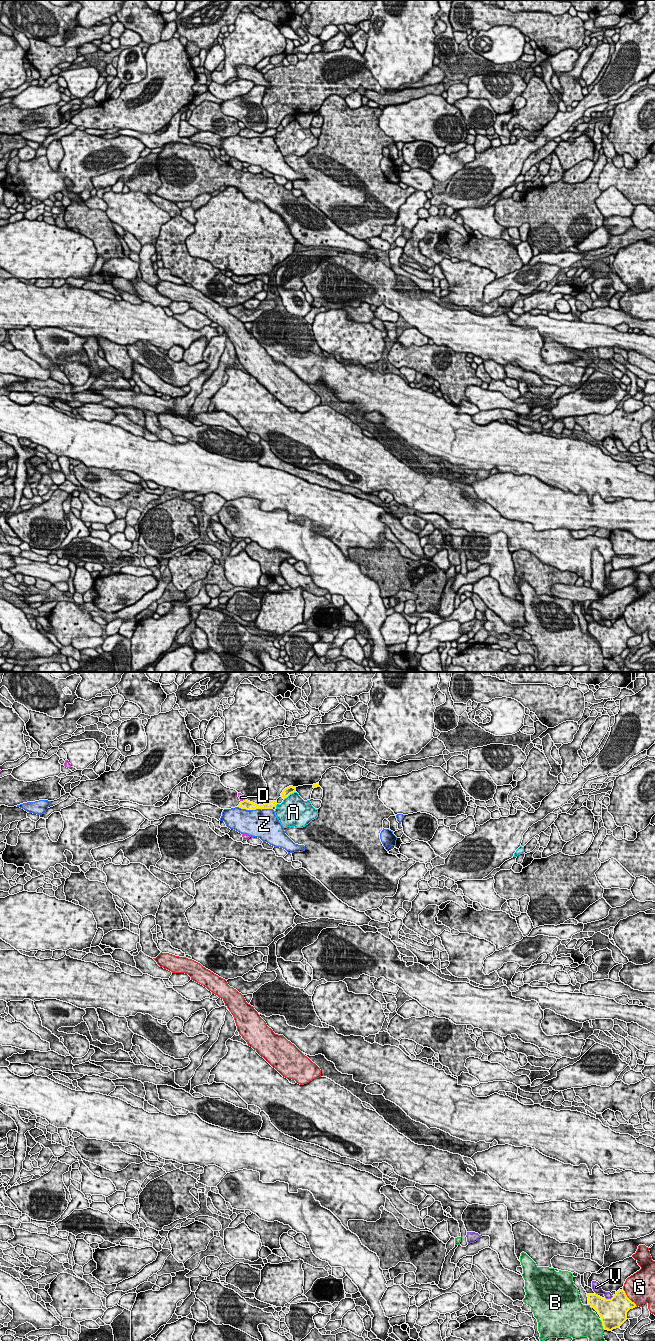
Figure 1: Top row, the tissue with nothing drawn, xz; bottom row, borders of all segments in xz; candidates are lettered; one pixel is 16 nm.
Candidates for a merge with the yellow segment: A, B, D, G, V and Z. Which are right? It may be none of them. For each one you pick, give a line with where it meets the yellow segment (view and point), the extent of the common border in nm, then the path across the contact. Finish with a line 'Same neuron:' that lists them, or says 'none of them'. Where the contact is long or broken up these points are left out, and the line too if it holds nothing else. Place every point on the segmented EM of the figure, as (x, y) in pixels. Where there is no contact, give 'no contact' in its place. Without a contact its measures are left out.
Same neuron: none of them

